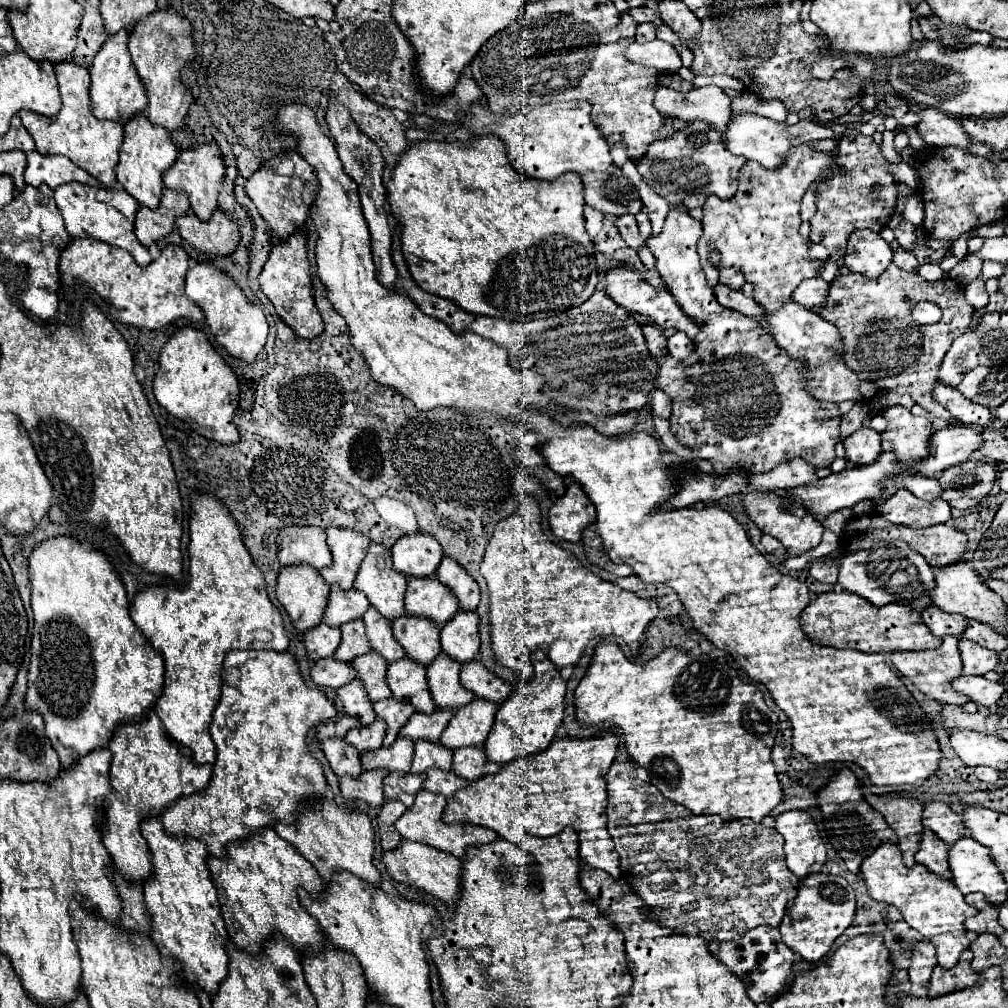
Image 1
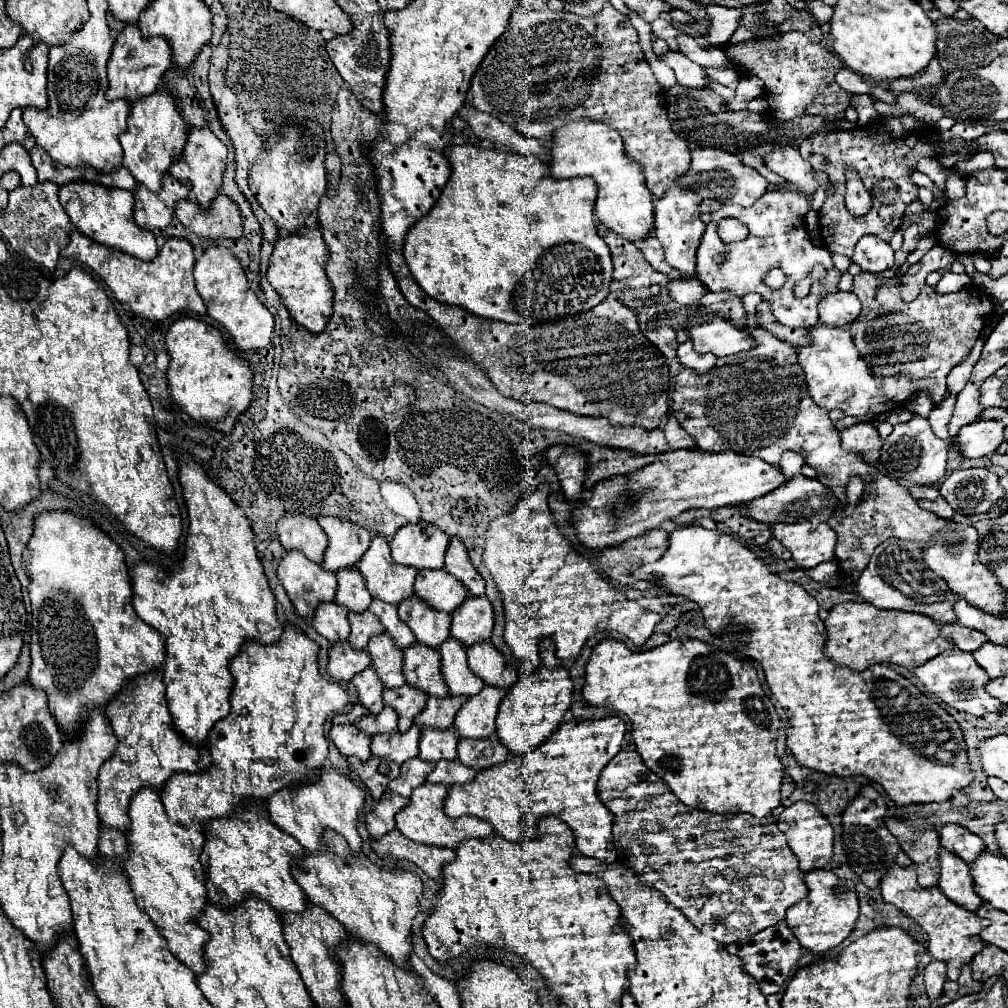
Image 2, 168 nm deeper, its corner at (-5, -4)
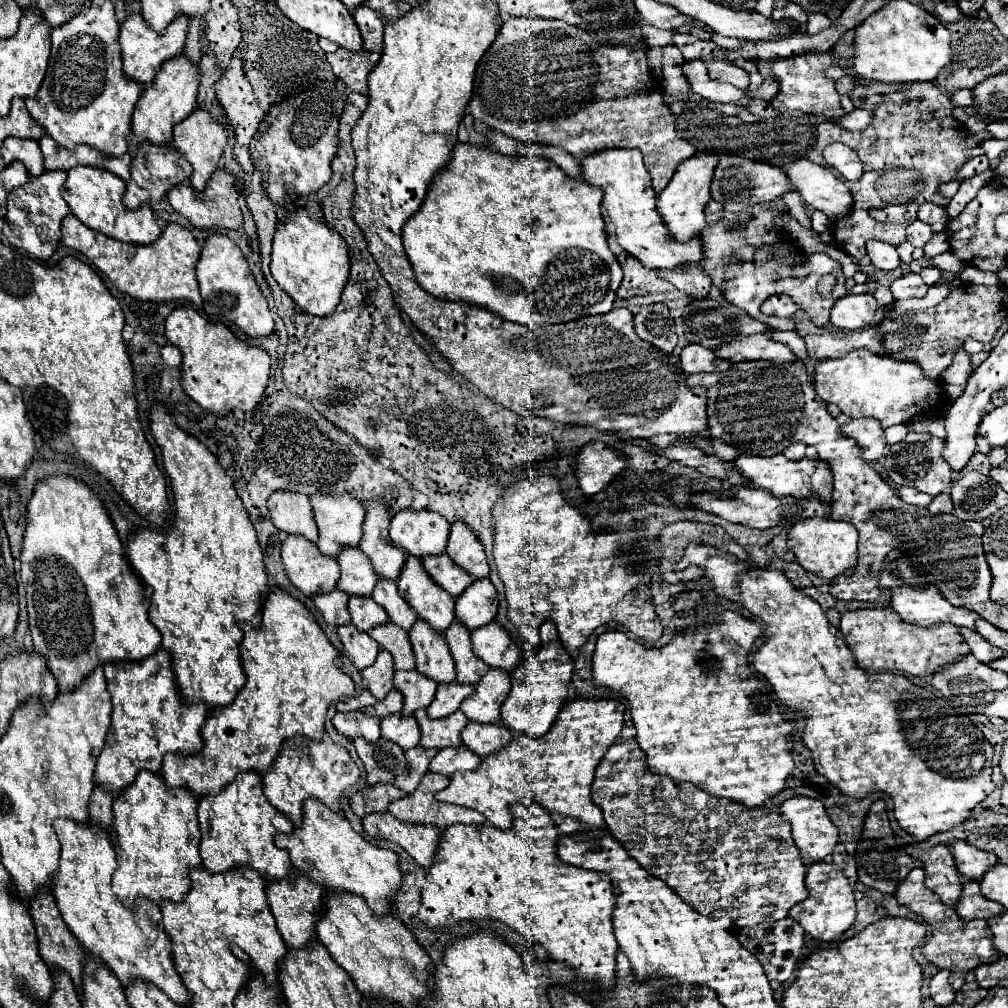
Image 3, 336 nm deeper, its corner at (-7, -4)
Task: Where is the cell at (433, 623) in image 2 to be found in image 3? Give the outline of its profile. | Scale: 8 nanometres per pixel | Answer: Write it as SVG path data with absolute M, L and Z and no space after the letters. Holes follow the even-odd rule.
M407 557L403 573L397 581L399 595L409 603L419 619L443 633L455 621L455 599L435 585L423 571L421 561Z

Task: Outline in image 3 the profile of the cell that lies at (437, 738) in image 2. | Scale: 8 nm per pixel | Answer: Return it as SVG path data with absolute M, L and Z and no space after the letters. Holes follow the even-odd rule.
M421 709L415 713L415 719L421 729L421 747L425 749L445 749L461 745L461 731L469 723L461 711L445 719L429 719L427 711Z

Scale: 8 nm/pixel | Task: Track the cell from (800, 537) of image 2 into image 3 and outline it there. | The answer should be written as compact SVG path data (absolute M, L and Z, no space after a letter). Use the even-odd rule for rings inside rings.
M805 519L787 533L787 547L795 553L797 563L823 579L833 579L857 563L857 529L845 521Z

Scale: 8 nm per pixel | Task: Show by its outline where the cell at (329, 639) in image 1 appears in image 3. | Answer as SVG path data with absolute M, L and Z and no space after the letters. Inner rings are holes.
M335 589L331 593L317 595L315 607L321 611L327 625L335 625L335 627L349 625L351 619L349 619L349 613L347 613L347 599L349 599L349 595Z

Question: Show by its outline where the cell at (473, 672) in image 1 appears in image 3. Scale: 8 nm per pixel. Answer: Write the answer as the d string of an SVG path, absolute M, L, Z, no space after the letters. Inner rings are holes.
M489 623L479 631L471 631L471 645L473 653L493 669L511 673L513 667L521 663L519 647L511 641L503 627L497 627L497 623Z

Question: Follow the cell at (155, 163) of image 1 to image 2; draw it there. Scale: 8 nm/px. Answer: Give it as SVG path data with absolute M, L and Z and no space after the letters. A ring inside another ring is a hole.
M165 85L157 87L153 95L141 97L133 103L127 119L127 131L119 135L119 141L125 151L123 165L131 171L131 175L139 183L143 183L155 193L161 189L161 179L171 167L173 159L181 155L187 137L187 125L179 113L177 101L179 101L179 93L175 89L169 89Z

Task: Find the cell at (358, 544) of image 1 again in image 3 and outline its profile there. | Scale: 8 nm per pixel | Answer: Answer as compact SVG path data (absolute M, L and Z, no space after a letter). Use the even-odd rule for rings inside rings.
M315 495L311 497L315 523L319 527L319 551L335 559L345 547L359 547L365 505L351 495Z

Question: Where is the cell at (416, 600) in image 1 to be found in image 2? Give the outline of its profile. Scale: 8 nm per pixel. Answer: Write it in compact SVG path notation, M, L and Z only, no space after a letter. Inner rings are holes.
M445 569L417 571L415 593L423 601L427 601L433 609L445 613L453 613L467 597L465 585L453 575L449 575Z

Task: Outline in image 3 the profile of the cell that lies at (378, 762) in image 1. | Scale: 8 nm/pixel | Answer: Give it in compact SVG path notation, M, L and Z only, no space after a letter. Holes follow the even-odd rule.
M389 715L381 719L381 737L409 751L419 745L419 723L415 717Z

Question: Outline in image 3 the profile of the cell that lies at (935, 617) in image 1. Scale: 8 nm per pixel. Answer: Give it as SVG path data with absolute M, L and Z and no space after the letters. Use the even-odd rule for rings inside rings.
M959 629L959 631L961 631L961 635L965 637L971 653L973 653L981 663L989 663L989 661L999 659L999 657L1003 655L1001 649L993 647L993 645L991 645L987 639L983 639L977 631L969 631L969 629Z

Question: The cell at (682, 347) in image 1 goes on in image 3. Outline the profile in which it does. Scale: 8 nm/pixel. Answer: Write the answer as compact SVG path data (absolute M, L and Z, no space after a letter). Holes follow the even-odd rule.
M687 345L681 353L681 367L685 373L703 373L703 371L725 371L729 369L729 361L719 359L711 349L701 345Z

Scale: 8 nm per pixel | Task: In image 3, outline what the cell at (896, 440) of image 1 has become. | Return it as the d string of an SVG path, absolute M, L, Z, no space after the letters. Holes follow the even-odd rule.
M909 431L907 437L891 447L891 453L885 457L885 471L889 475L889 481L897 487L911 485L927 495L939 495L945 487L951 485L951 467L941 457L945 443L943 439L937 439L929 433L913 433Z

